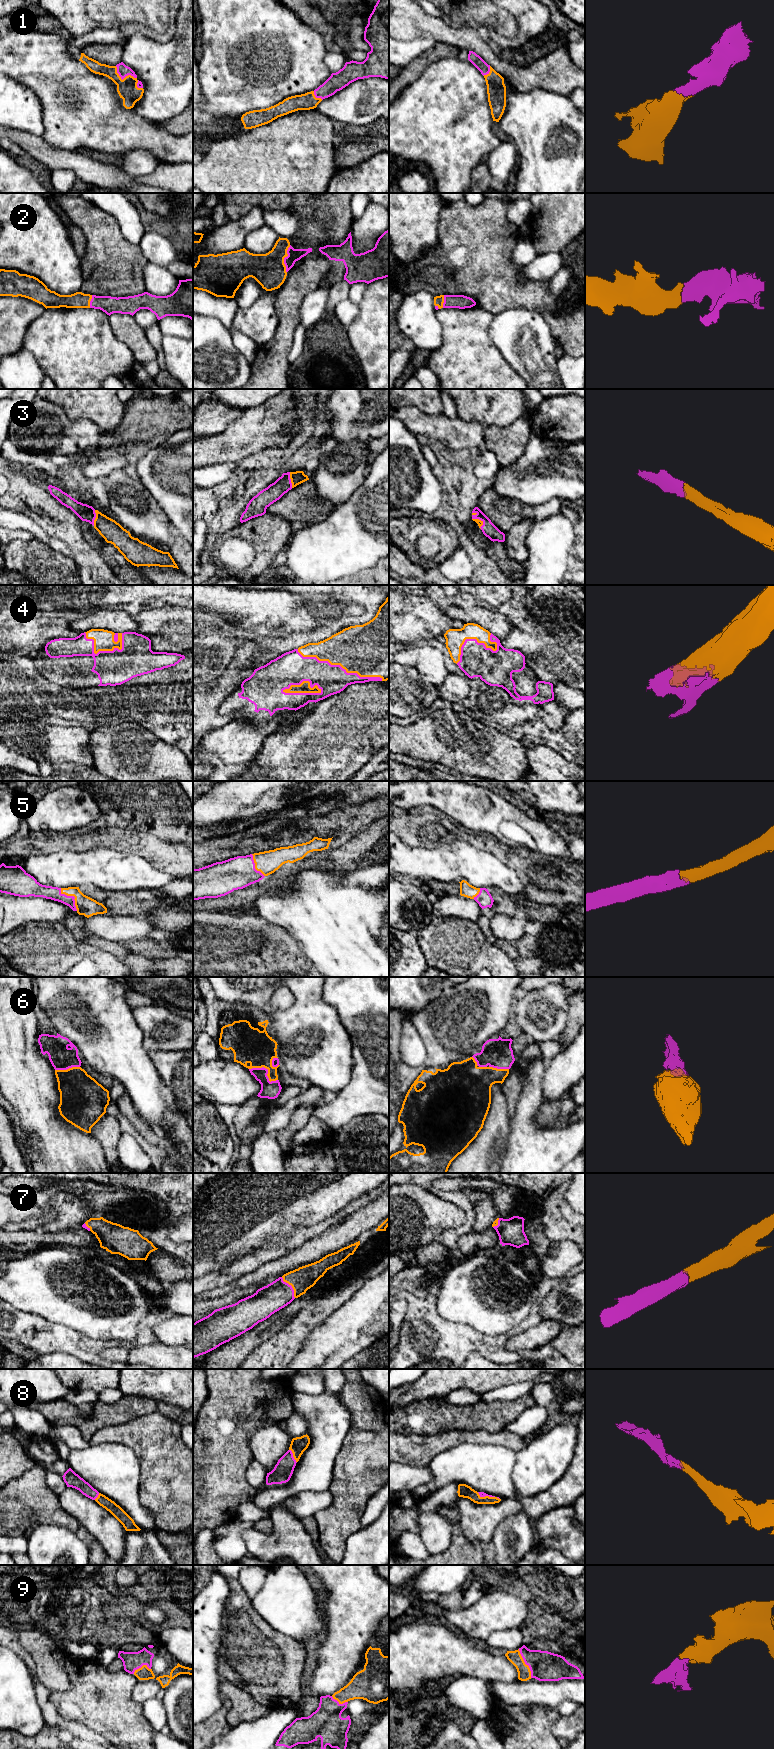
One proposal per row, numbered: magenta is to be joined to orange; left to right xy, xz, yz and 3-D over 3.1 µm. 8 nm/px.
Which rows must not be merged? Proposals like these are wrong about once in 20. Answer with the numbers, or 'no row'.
no row

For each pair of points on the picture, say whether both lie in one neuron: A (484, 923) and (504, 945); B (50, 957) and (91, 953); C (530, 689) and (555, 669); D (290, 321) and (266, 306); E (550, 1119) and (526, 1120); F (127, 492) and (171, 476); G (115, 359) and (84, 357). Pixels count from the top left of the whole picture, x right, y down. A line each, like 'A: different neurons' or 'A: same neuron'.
A: same neuron
B: same neuron
C: different neurons
D: different neurons
E: different neurons
F: different neurons
G: same neuron

